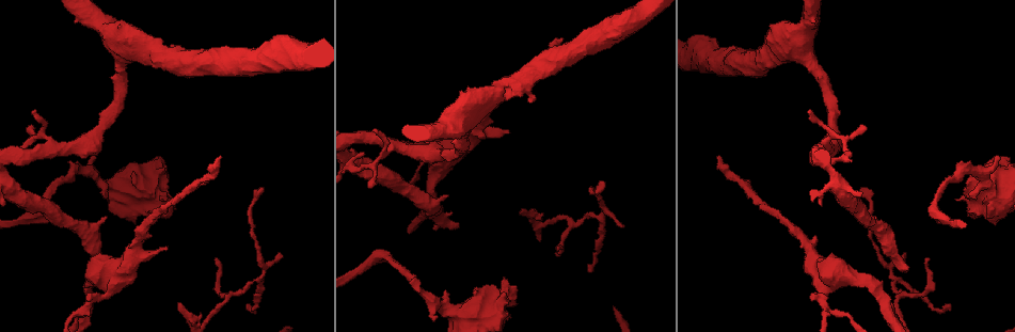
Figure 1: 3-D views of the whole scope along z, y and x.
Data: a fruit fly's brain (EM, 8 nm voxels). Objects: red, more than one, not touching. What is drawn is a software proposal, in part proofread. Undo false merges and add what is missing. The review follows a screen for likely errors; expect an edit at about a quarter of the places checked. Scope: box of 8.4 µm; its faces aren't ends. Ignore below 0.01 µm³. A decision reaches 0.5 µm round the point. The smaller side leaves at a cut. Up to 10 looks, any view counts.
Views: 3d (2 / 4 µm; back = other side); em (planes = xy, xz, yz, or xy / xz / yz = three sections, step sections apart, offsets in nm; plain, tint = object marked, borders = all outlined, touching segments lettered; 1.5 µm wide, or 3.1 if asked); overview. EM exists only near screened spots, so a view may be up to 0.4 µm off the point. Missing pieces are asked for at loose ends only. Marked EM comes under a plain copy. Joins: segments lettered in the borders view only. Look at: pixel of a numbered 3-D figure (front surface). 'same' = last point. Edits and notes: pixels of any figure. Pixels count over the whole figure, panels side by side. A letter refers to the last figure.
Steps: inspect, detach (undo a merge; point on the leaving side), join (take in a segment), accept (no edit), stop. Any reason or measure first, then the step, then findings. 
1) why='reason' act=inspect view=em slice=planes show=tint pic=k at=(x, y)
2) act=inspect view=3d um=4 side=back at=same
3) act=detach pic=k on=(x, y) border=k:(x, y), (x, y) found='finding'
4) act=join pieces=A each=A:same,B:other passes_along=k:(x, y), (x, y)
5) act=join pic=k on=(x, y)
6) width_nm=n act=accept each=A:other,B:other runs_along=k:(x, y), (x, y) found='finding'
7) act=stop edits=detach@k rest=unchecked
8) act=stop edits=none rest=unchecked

why='free end' act=inspect view=3d um=4 pic=1 at=(168, 246)

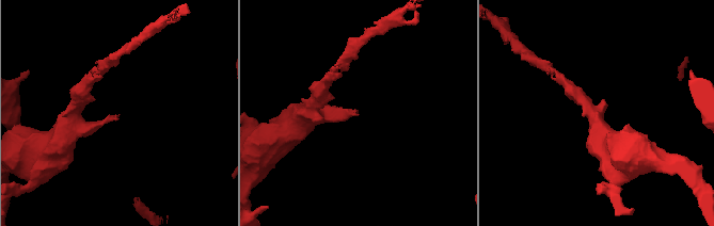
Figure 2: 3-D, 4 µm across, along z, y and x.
why='now the EM' act=inspect view=em slice=planes show=tint pic=2 at=(118, 115)

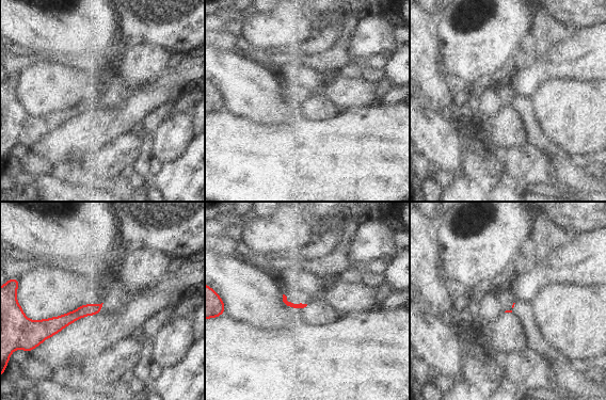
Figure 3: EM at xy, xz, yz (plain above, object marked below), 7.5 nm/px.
why='what lies round it' act=inspect view=em slice=planes show=borders at=same

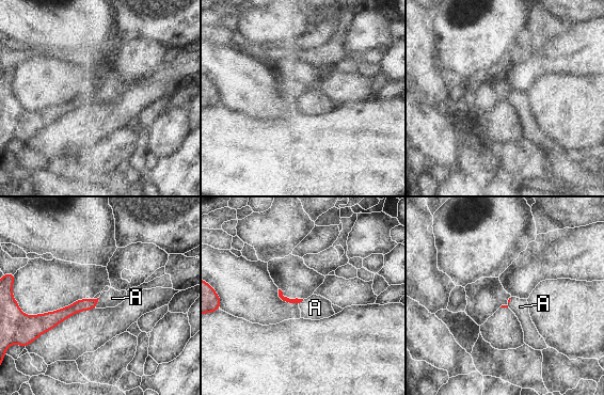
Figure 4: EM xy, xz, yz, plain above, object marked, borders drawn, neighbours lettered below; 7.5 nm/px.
longest_contact=A:80nm act=accept each=A:other runs_along=4:(94, 301), (38, 321) found='no lettered segment goes on from it'

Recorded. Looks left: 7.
why='an open end' act=inspect view=em slice=xz step=4 show=tint pic=1 at=(951, 306)

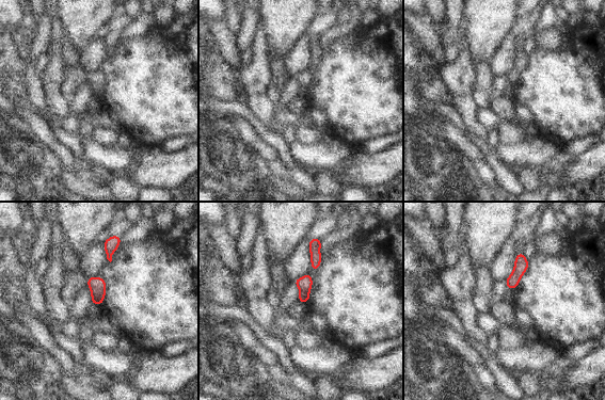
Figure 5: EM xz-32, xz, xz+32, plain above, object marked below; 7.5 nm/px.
why='cut it another way' act=inspect view=em slice=planes show=borders at=same

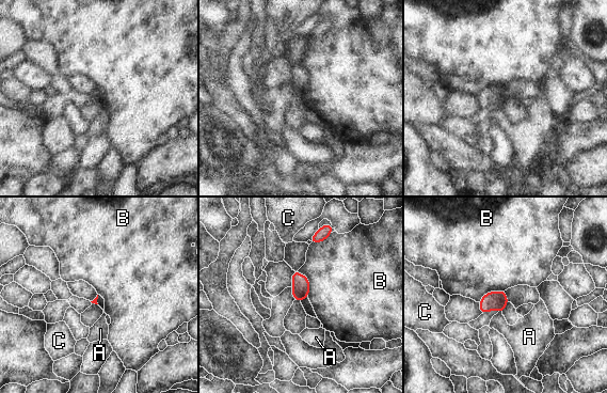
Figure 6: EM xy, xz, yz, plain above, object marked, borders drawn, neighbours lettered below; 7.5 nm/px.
act=accept each=A:other,B:other,C:other border=6:(297, 270), (308, 280), (308, 296) found='no lettered segment goes on from it'

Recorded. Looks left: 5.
why='a fork' act=inspect view=em slice=xz step=4 show=tint pic=1 at=(825, 309)

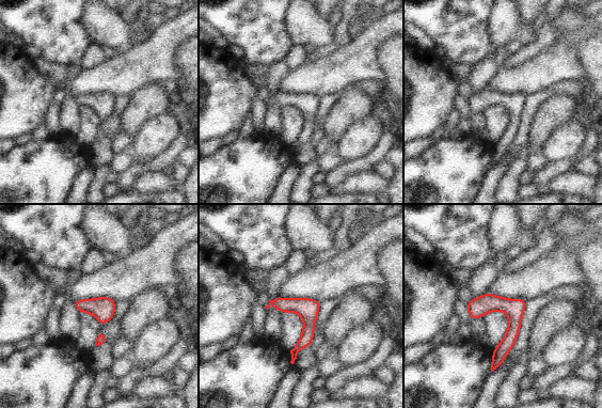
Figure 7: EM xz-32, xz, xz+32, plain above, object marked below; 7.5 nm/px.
act=inspect view=em slice=planes show=borders at=same

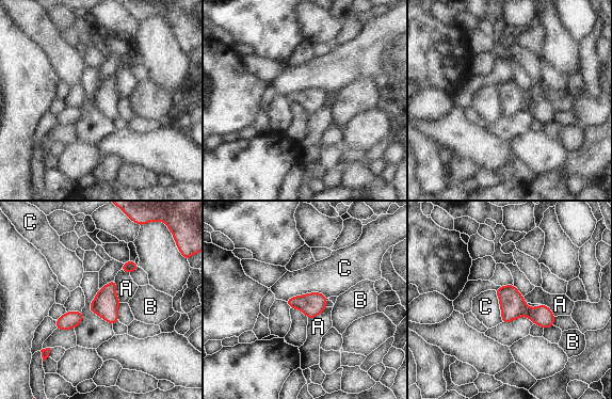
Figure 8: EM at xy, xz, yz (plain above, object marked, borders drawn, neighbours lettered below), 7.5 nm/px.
width_nm=180 act=accept each=A:other,B:other,C:other border=8:(326, 296), (306, 292), (285, 301) found='all the same cell'

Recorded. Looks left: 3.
why='abrupt turn' act=inspect view=em slice=xy step=8 show=tint pic=1 at=(848, 154)

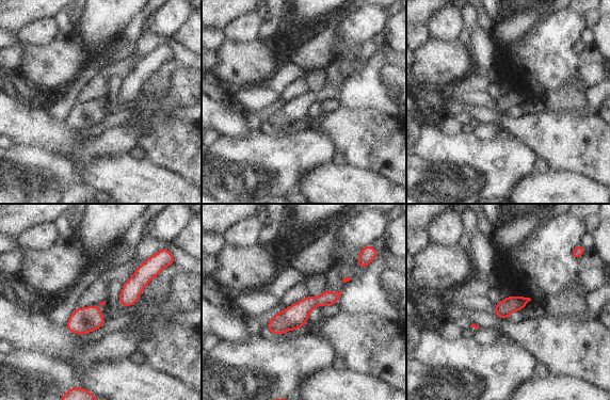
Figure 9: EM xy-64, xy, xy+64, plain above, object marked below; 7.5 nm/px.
act=inspect view=em slice=planes show=borders at=same

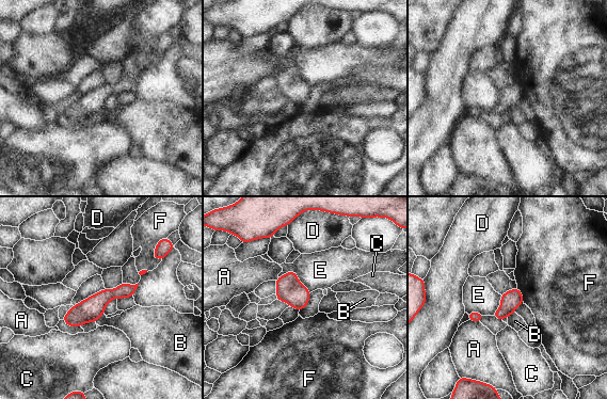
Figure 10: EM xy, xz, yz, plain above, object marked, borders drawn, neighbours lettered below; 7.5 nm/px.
width_nm=150 longest_contact=E:260nm act=accept each=A:other,B:other,C:other,D:other,E:other,F:other found='continuous, no second cell'

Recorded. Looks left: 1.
act=stop edits=none rest=unchecked

